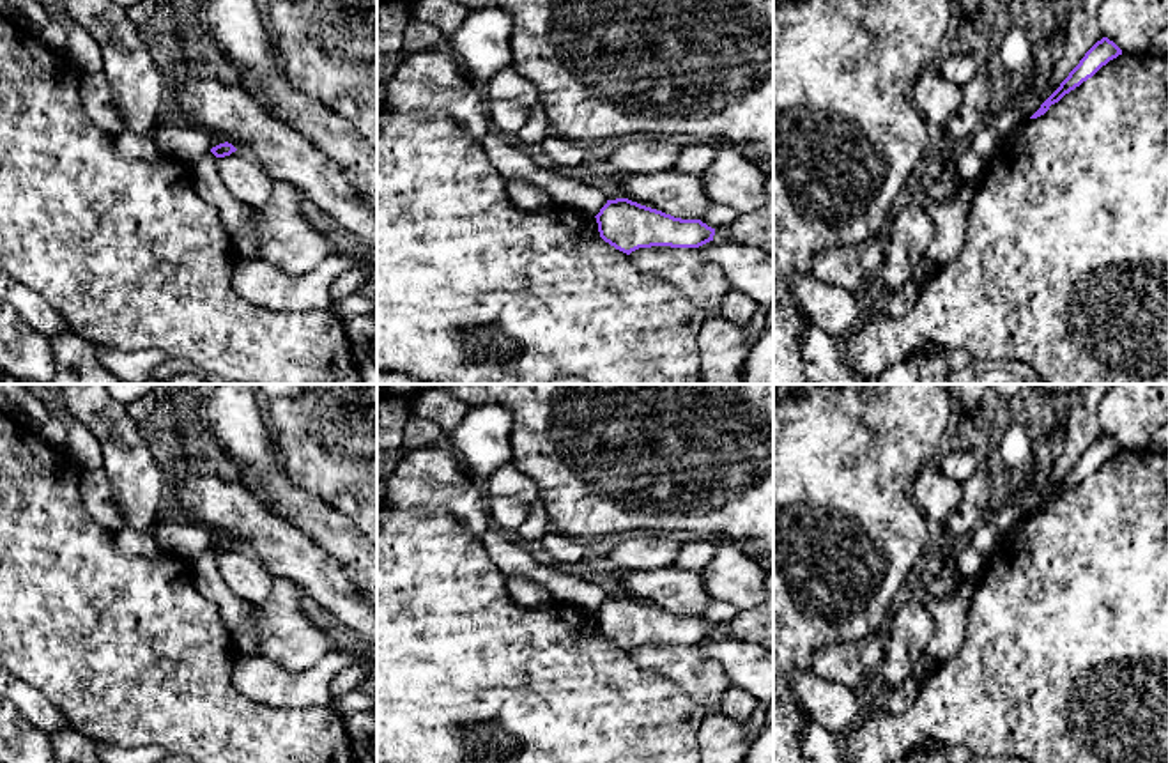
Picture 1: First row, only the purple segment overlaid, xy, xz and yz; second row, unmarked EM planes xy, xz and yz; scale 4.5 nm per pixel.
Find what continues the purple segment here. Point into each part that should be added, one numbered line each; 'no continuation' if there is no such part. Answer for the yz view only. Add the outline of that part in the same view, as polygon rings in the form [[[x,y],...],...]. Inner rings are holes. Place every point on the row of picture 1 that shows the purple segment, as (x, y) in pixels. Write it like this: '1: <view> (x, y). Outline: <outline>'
no continuation

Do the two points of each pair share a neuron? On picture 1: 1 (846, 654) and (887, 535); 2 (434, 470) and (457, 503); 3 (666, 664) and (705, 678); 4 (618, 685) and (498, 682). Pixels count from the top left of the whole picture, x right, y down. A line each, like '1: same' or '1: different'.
1: different
2: same
3: same
4: same

